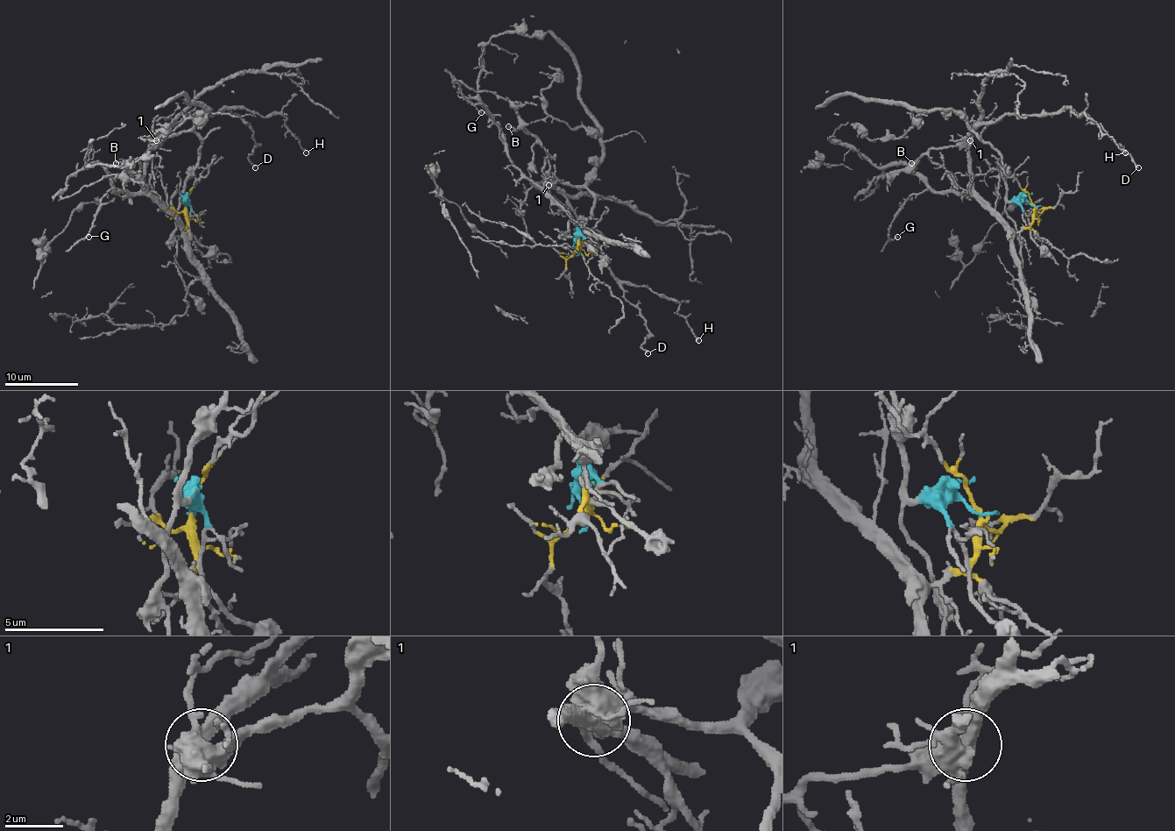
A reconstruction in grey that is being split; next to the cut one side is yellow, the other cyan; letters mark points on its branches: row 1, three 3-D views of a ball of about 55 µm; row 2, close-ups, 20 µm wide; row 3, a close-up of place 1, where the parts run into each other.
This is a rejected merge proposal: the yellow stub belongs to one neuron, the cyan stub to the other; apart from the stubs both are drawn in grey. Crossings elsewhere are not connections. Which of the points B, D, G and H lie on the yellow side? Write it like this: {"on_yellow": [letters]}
{"on_yellow": ["D", "G", "H"]}

